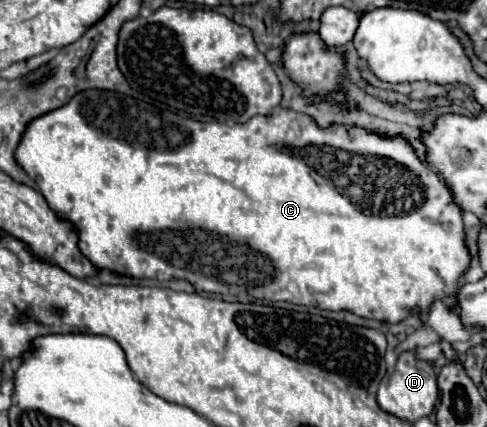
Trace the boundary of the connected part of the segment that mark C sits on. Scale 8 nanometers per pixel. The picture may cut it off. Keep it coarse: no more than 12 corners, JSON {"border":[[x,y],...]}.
{"border":[[86,90],[16,162],[96,266],[398,324],[460,206],[400,134]]}

